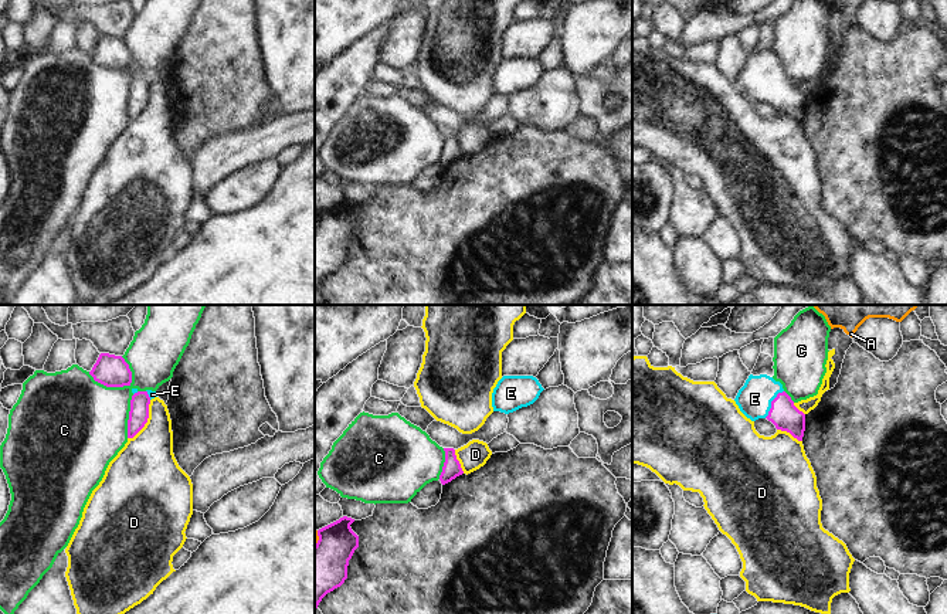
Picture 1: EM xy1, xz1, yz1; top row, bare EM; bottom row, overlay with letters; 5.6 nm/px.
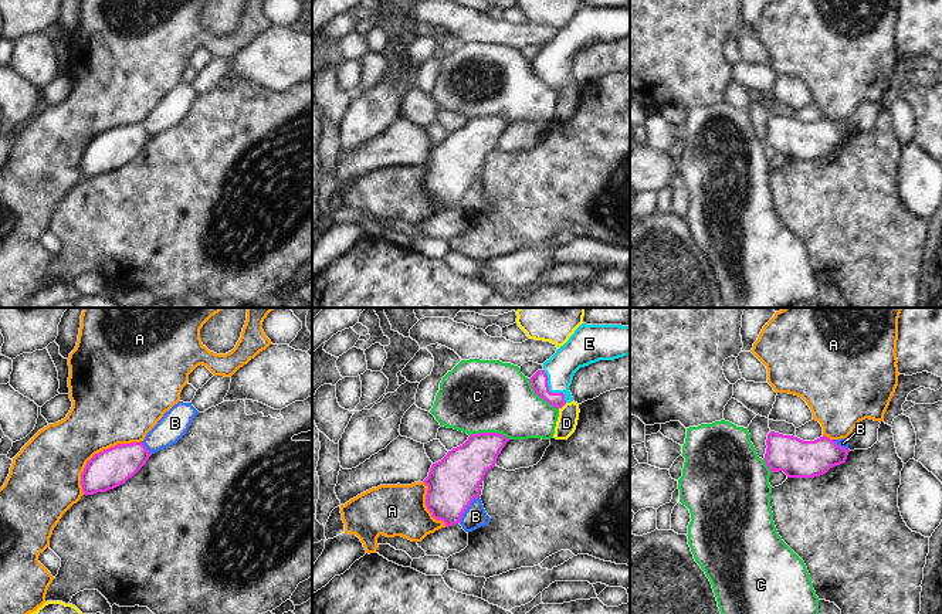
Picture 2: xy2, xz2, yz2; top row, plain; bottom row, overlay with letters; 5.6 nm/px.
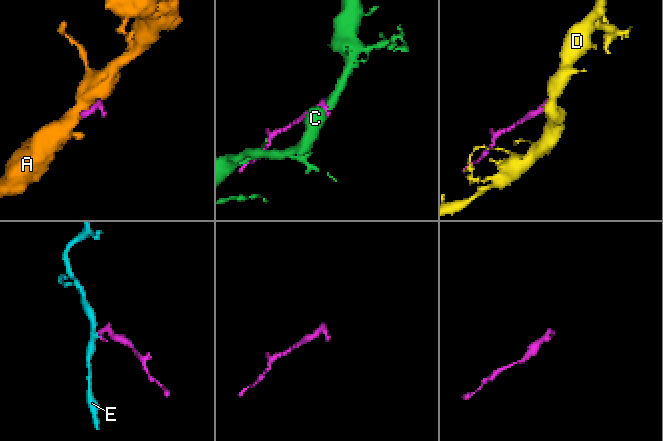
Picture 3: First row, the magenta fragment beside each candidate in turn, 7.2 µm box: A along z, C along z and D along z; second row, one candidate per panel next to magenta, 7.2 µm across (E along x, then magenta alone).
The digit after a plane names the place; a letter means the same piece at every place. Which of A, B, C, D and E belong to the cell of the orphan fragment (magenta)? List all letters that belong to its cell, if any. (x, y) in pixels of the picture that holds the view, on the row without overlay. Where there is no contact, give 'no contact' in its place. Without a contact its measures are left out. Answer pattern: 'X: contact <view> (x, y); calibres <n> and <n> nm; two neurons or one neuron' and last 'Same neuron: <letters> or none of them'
A: contact xy2 (98, 135); calibres 220 and 400 nm; two neurons
B: contact xz2 (466, 192); calibres 300 and 130 nm; two neurons
C: contact xy1 (109, 68); calibres 180 and 480 nm; two neurons
D: contact xy1 (146, 104); calibres 110 and 340 nm; two neurons
E: contact xz2 (549, 74); calibres 100 and 170 nm; one neuron
Same neuron: E

